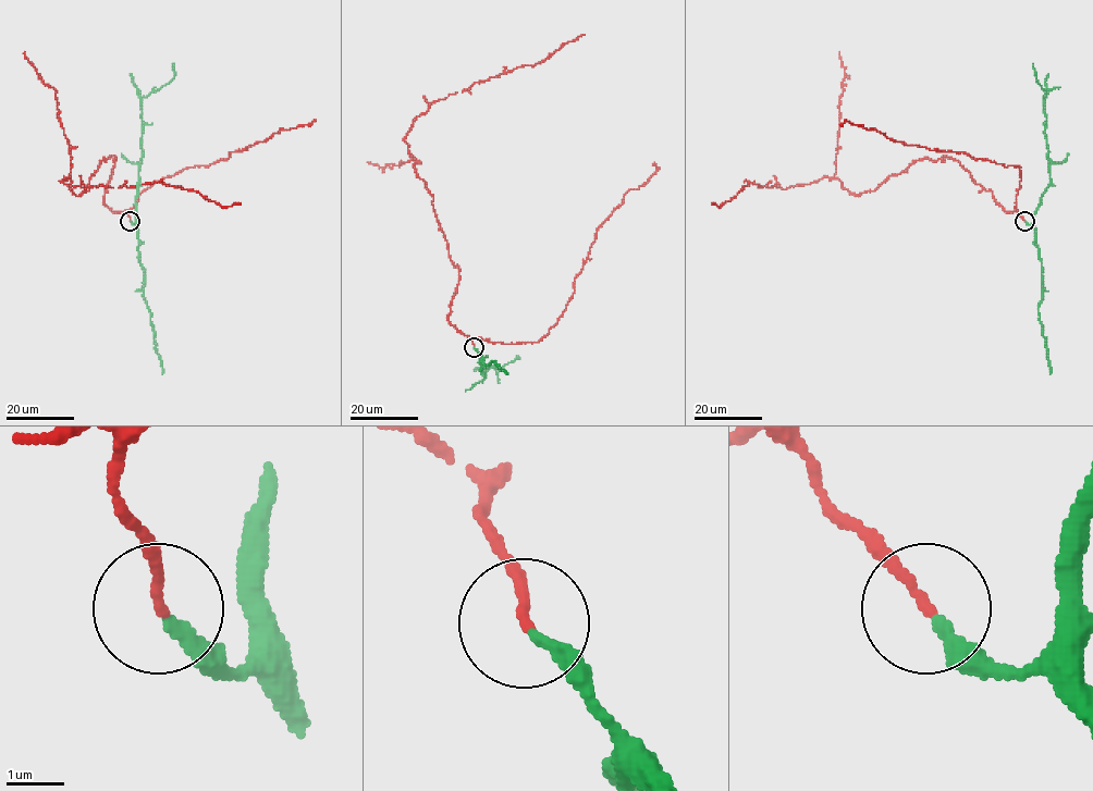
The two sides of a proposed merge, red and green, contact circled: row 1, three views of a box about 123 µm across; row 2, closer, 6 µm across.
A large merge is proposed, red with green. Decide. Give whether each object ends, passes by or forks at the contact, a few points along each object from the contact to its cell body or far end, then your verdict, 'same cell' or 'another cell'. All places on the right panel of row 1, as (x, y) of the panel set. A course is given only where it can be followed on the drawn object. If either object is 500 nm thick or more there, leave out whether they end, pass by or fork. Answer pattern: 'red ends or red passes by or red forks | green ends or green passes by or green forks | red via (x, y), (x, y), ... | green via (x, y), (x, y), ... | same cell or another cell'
red ends | green ends | red via (1024, 221), (945, 156), (915, 160), (857, 195), (822, 176), (785, 188), (749, 183), (720, 207), (712, 204) | green via (1024, 221), (1029, 224), (1032, 222), (1051, 181), (1043, 99), (1046, 91), (1036, 81), (1032, 63) | same cell

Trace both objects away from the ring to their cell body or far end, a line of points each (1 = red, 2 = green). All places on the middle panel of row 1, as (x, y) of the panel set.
1: (475, 347), (447, 319), (459, 269), (405, 137), (433, 102), (541, 62), (585, 35)
2: (475, 347), (480, 355), (482, 373), (486, 366), (498, 369), (518, 358), (517, 355)

